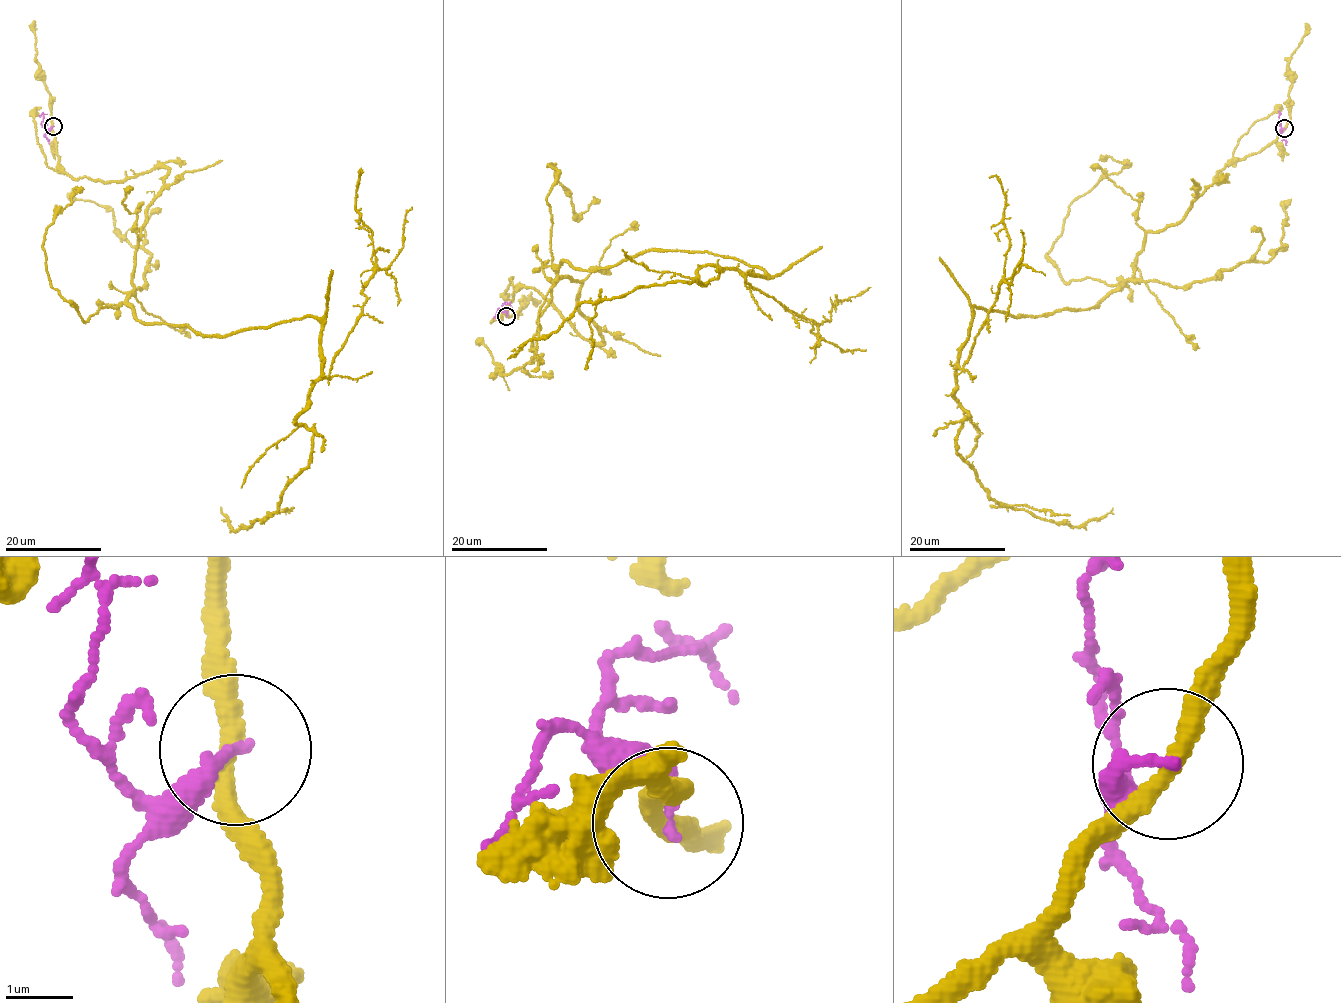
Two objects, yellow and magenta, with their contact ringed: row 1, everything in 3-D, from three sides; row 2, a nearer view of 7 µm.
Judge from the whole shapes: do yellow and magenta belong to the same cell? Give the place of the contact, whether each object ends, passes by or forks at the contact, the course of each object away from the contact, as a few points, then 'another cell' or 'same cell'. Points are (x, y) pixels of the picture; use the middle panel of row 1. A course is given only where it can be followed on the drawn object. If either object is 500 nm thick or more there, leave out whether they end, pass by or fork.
(506, 316) | yellow passes by | magenta ends | yellow via (506, 315), (531, 288), (603, 343), (564, 262), (764, 269), (585, 301), (510, 357) | magenta via (506, 315), (502, 308), (503, 303), (509, 303), (505, 302) | another cell

